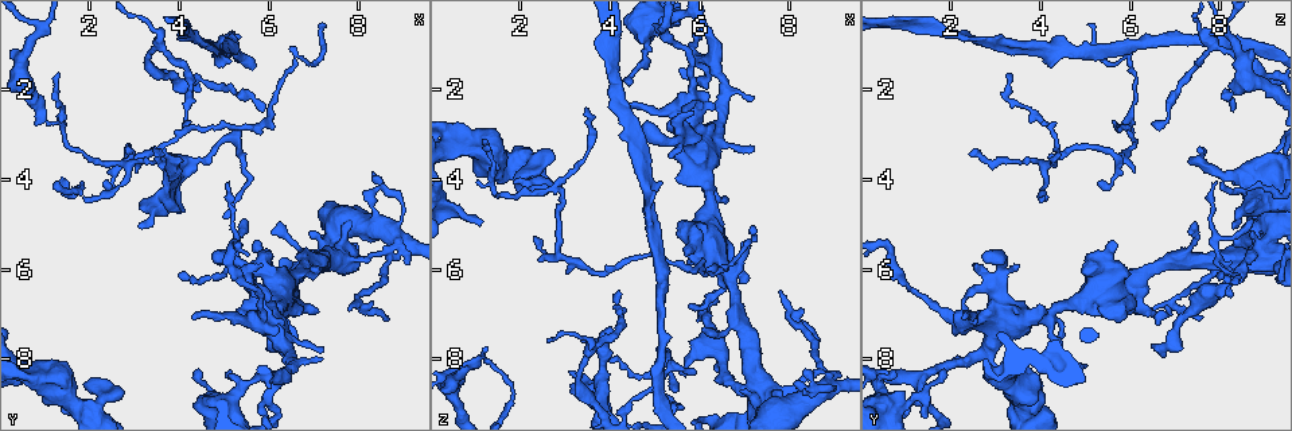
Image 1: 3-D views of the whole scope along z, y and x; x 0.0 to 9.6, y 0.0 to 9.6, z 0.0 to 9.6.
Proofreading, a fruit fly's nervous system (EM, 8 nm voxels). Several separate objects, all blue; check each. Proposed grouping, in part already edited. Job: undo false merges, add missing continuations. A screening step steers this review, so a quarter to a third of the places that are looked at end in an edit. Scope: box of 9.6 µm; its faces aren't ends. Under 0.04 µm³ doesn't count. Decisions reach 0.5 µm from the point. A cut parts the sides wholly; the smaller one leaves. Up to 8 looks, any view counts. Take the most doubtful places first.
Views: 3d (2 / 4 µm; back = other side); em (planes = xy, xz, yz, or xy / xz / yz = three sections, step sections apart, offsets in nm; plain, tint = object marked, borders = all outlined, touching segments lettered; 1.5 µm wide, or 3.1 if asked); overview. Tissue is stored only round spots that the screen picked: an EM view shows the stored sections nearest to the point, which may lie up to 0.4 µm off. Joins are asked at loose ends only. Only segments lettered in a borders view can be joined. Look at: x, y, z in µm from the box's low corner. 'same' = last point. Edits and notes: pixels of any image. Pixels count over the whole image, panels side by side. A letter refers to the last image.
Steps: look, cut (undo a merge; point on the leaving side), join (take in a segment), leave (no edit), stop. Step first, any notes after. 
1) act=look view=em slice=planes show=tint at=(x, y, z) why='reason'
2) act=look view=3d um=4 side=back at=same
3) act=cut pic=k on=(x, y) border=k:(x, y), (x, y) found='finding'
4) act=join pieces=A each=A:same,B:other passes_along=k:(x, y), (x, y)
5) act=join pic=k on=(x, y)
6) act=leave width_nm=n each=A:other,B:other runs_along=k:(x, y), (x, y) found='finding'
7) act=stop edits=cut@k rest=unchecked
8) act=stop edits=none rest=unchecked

act=look view=em slice=planes show=borders at=(1.10, 8.10, 5.00) why='branch stops here'

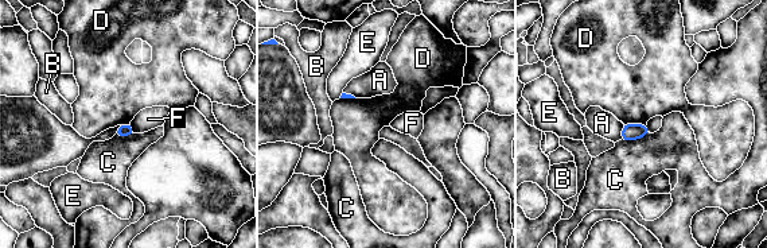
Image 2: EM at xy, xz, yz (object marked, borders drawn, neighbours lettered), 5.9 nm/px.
act=leave each=A:other,B:other,C:other,D:other,E:other,F:other found='no lettered segment goes on from it'

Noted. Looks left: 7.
act=look view=3d um=2 at=(5.10, 1.45, 4.15)

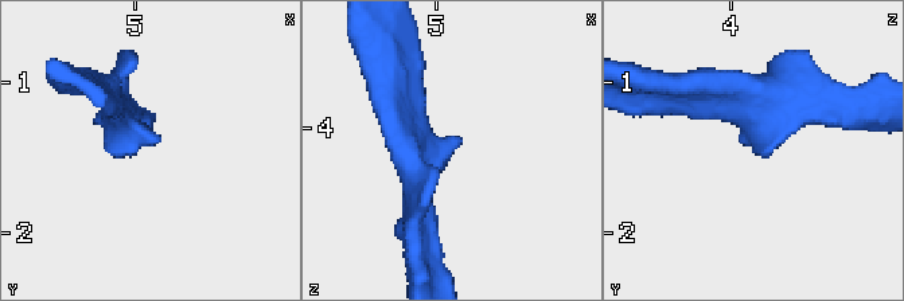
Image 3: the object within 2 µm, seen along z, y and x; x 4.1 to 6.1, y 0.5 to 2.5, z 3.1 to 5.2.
act=look view=em slice=planes show=borders at=(5.12, 1.42, 4.08)

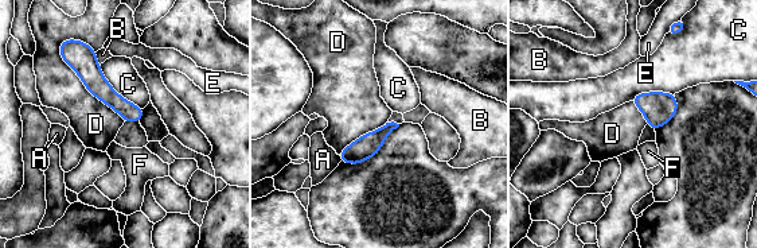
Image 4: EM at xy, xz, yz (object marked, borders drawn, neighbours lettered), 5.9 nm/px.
act=leave longest_contact=D:500nm each=A:other,B:other,C:other,D:other,E:other,F:other border=4:(65, 62), (82, 84), (124, 121) found='none of them fits'

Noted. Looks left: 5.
act=look view=3d um=2 at=(7.85, 6.90, 6.55) why='free end'

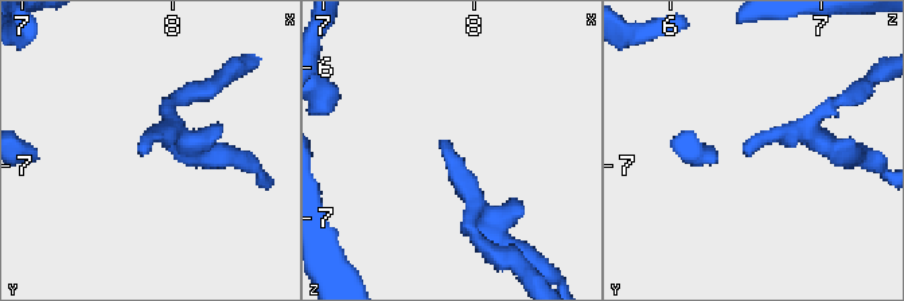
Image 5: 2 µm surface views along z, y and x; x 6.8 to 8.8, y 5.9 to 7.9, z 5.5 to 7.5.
act=look view=em slice=planes show=borders at=(7.80, 6.94, 6.52) why='shape alone is not enough'

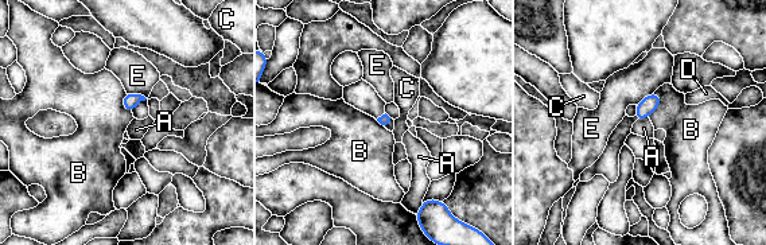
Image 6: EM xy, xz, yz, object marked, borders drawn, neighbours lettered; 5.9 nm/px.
act=leave each=A:other,B:other,C:other,D:other,E:other border=6:(648, 116), (637, 120) found='none of them fits'

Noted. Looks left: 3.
act=stop edits=none rest=unchecked

